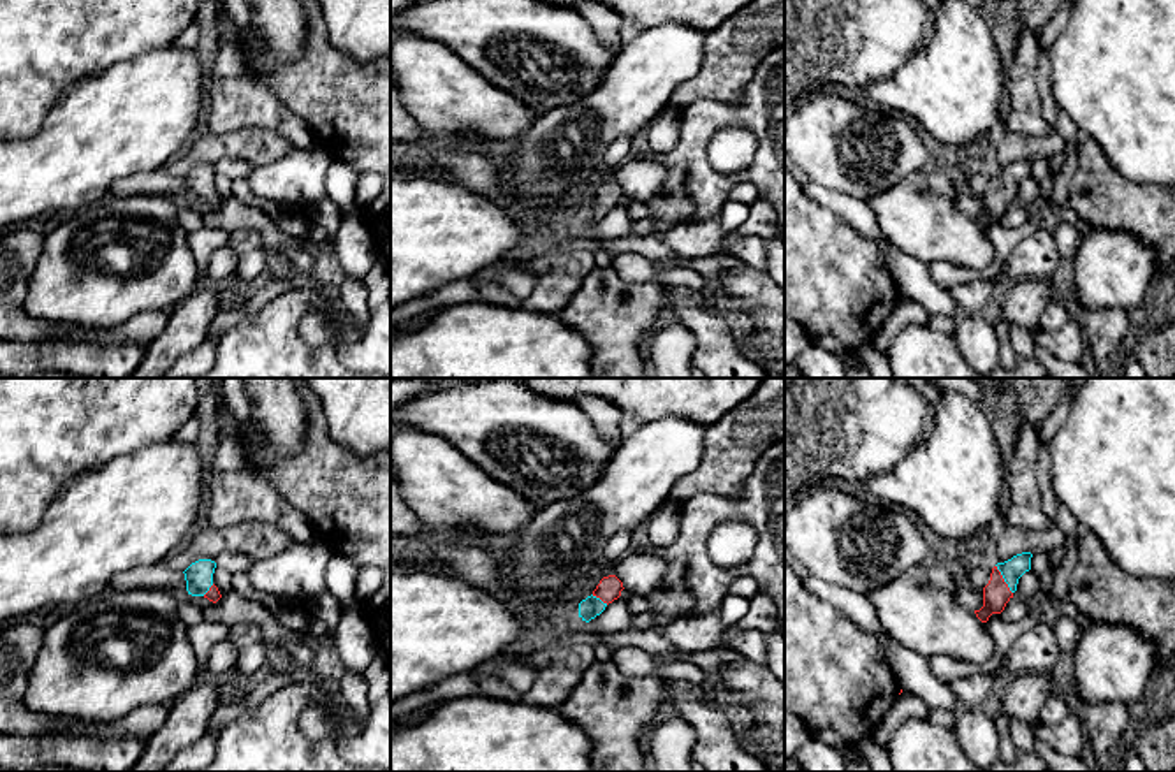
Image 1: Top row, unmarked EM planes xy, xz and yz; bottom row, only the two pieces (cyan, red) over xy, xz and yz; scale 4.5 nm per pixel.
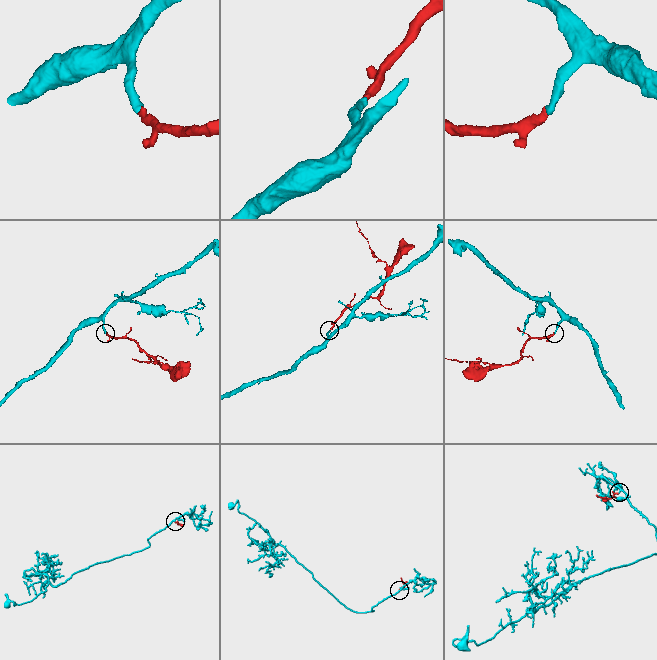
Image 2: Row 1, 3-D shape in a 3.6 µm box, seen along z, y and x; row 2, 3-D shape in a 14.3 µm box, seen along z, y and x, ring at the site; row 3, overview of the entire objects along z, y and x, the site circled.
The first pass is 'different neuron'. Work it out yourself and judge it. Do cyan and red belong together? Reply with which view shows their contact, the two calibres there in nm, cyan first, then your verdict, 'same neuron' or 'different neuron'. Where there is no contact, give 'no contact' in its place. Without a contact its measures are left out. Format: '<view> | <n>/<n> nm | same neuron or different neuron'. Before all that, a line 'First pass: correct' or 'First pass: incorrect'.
First pass: incorrect
yz | 100/120 nm | same neuron

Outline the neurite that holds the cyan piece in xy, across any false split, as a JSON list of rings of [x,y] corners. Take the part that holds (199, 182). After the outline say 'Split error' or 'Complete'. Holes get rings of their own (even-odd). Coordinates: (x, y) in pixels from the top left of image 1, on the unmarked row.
[[[199,165],[192,169],[183,179],[186,186],[186,197],[192,202],[204,202],[209,208],[216,209],[222,200],[213,190],[216,169],[211,165]]]. Split error

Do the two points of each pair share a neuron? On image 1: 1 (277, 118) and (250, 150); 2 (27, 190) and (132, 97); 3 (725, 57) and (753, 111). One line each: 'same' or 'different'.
1: different
2: same
3: different

